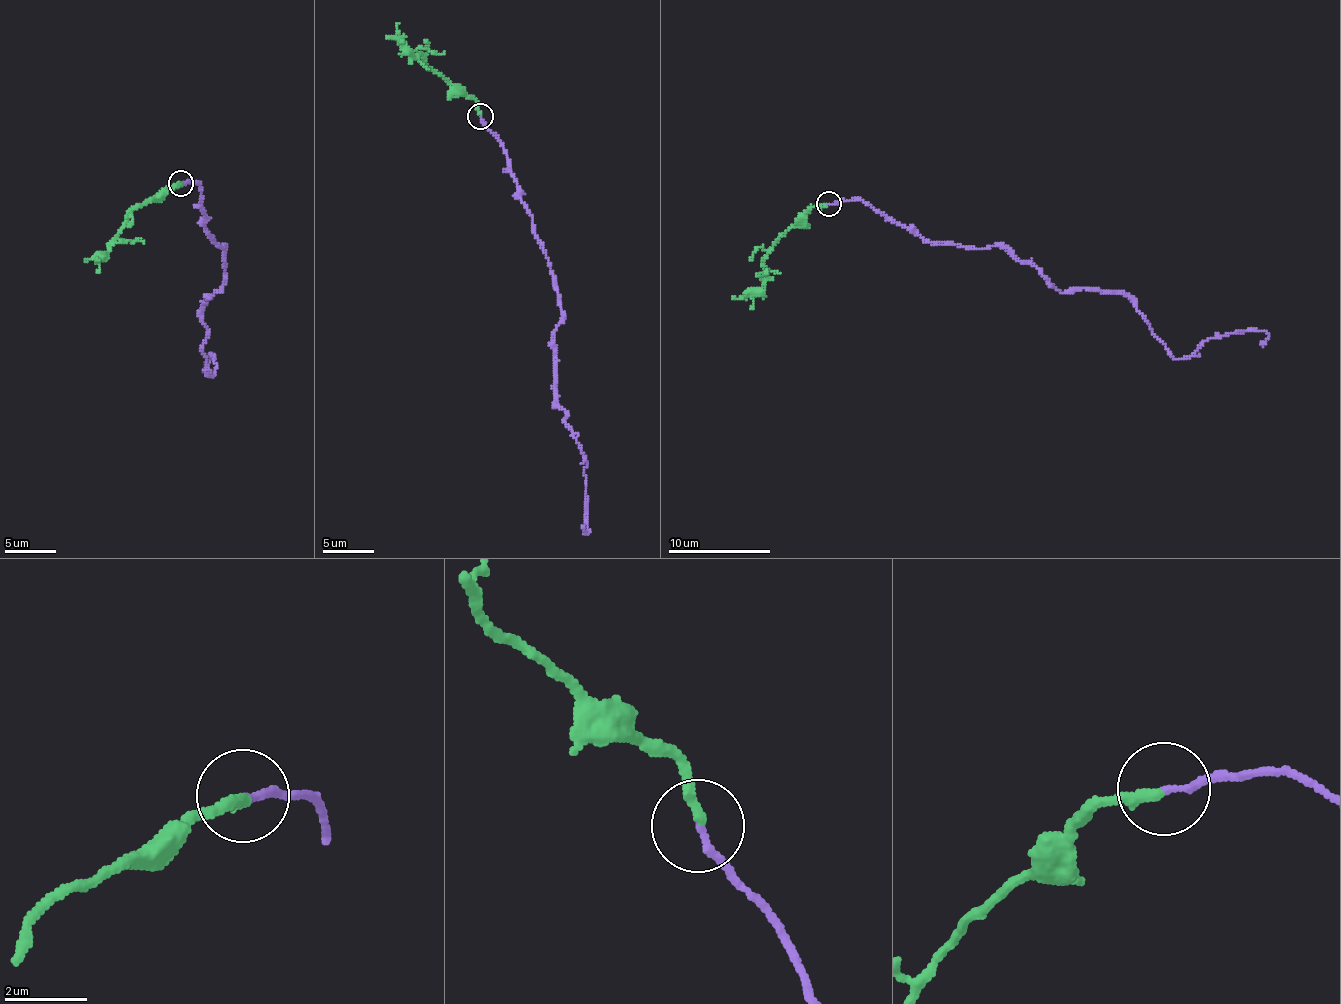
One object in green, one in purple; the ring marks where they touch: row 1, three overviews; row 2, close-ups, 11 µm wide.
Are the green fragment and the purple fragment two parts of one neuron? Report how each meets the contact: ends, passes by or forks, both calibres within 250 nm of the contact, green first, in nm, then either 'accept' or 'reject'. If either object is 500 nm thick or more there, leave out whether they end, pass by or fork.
green ends; purple ends; calibres 280 and 180 nm; reject

